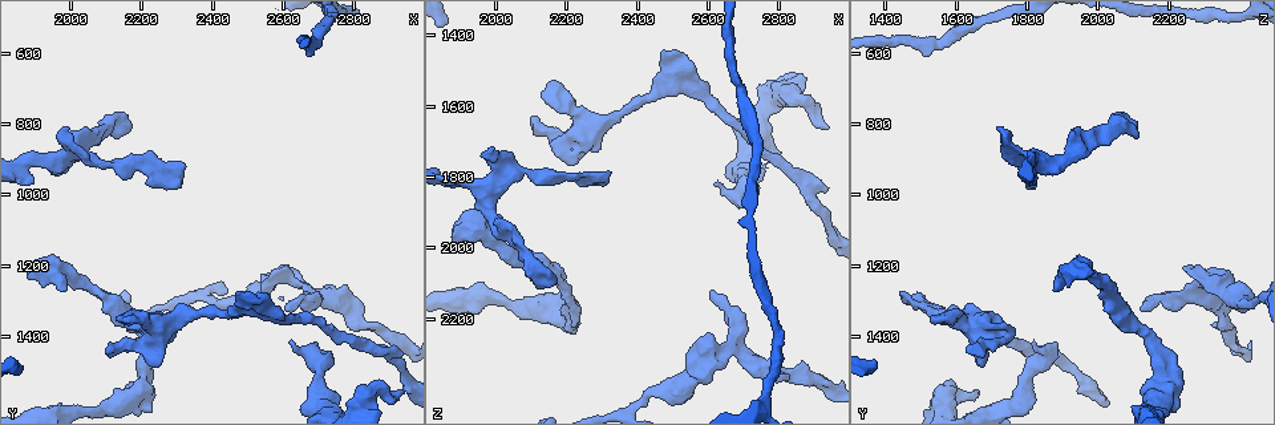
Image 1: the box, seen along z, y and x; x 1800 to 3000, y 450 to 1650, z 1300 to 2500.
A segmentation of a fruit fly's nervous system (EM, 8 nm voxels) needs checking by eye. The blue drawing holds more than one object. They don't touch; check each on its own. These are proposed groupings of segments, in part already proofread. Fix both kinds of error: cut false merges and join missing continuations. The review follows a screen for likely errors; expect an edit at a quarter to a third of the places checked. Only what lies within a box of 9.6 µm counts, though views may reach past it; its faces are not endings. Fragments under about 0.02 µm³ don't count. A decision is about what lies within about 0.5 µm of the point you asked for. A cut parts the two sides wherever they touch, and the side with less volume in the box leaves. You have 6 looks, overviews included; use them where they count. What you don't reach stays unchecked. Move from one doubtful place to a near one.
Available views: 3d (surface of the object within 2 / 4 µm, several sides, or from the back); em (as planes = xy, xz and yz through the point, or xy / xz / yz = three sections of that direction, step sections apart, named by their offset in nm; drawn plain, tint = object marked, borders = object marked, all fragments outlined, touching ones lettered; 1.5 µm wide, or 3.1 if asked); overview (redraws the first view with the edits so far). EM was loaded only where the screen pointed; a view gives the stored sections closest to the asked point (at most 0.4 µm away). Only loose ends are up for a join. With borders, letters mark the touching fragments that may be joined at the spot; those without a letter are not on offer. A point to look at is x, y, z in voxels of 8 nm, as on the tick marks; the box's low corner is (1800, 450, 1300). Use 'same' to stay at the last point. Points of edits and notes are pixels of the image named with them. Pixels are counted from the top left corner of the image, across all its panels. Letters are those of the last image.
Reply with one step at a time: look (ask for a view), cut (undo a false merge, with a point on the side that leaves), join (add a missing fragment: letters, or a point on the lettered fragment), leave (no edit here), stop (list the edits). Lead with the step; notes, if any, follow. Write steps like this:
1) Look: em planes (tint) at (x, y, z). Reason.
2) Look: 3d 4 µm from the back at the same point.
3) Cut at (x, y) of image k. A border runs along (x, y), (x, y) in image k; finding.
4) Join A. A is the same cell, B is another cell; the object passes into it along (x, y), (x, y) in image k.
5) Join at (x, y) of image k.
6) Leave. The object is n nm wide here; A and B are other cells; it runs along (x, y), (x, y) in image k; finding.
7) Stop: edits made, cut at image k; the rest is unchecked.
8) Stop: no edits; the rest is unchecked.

Look: 3d 4 µm at (2160, 1360, 1530). An open end.

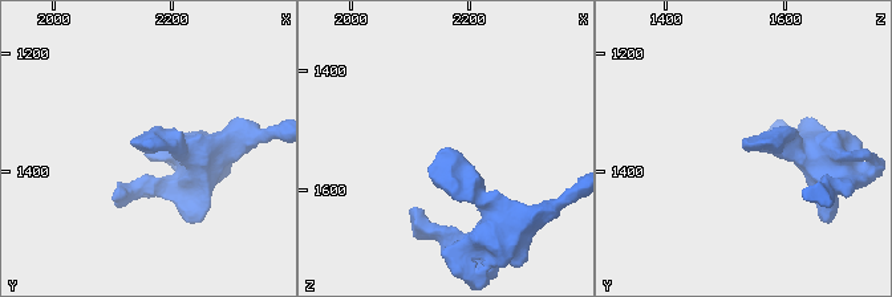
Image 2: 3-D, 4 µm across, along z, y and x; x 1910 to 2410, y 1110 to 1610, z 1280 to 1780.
Look: em xz step 4 (tint) at (2160, 1355, 1535).

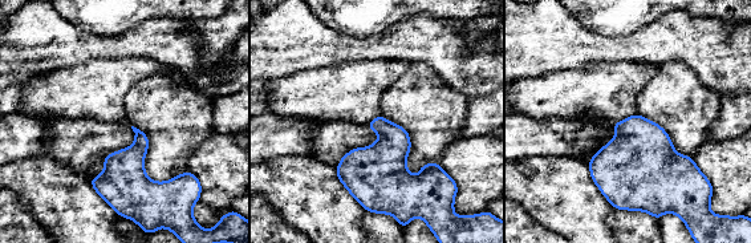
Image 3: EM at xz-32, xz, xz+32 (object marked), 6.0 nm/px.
Look: em planes (borders) at the same point.

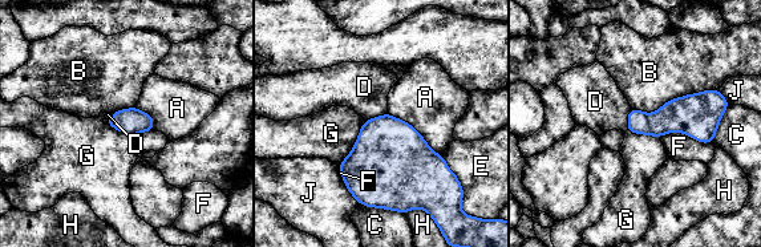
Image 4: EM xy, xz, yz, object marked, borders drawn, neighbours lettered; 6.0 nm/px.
Leave. The longest contact is with B, 550 nm; A, B, C, D, E, F, G, H and J are other cells; a border runs along (365, 121), (349, 154), (339, 165) in image 4; none of them fits.

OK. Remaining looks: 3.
Look: em yz step 8 (borders) at (2360, 1350, 1620). Sudden change in width.

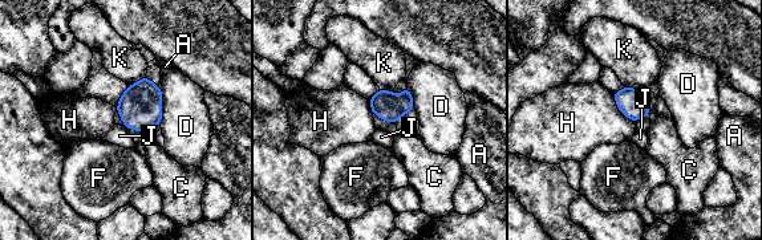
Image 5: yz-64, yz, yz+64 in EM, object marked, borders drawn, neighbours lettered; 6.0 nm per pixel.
Leave. A, C, D, F, H, J and K are other cells; a border runs along (612, 93), (616, 106), (633, 121) in image 5; continuous, no second cell.

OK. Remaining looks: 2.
Look: em xz step 8 (tint) at (2710, 1510, 1810). Narrows sharply.

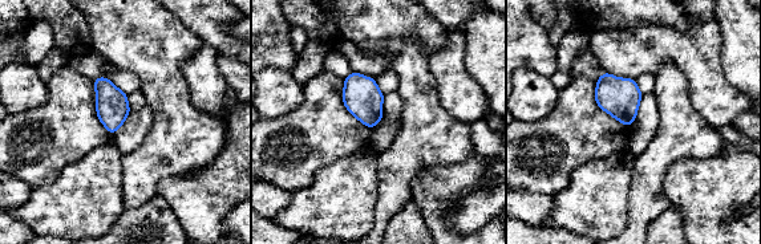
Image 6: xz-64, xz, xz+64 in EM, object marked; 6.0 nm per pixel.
Look: em yz step 8 (borders) at the same point.

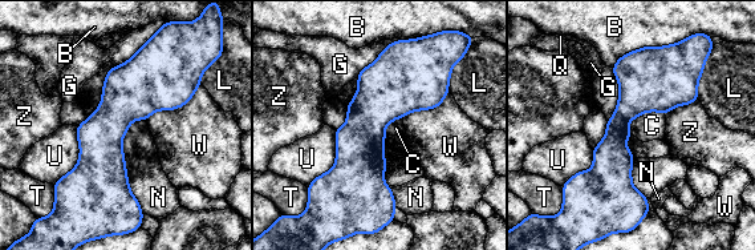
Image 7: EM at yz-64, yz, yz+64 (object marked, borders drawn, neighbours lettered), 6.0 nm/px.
Leave. The object is 200 nm wide here; B, C, G, L, N, Q, T, U, W and Z are other cells; a border runs along (664, 113), (636, 116), (629, 132) in image 7; continuous, no second cell.

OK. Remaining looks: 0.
Stop: no edits; the rest is unchecked.

